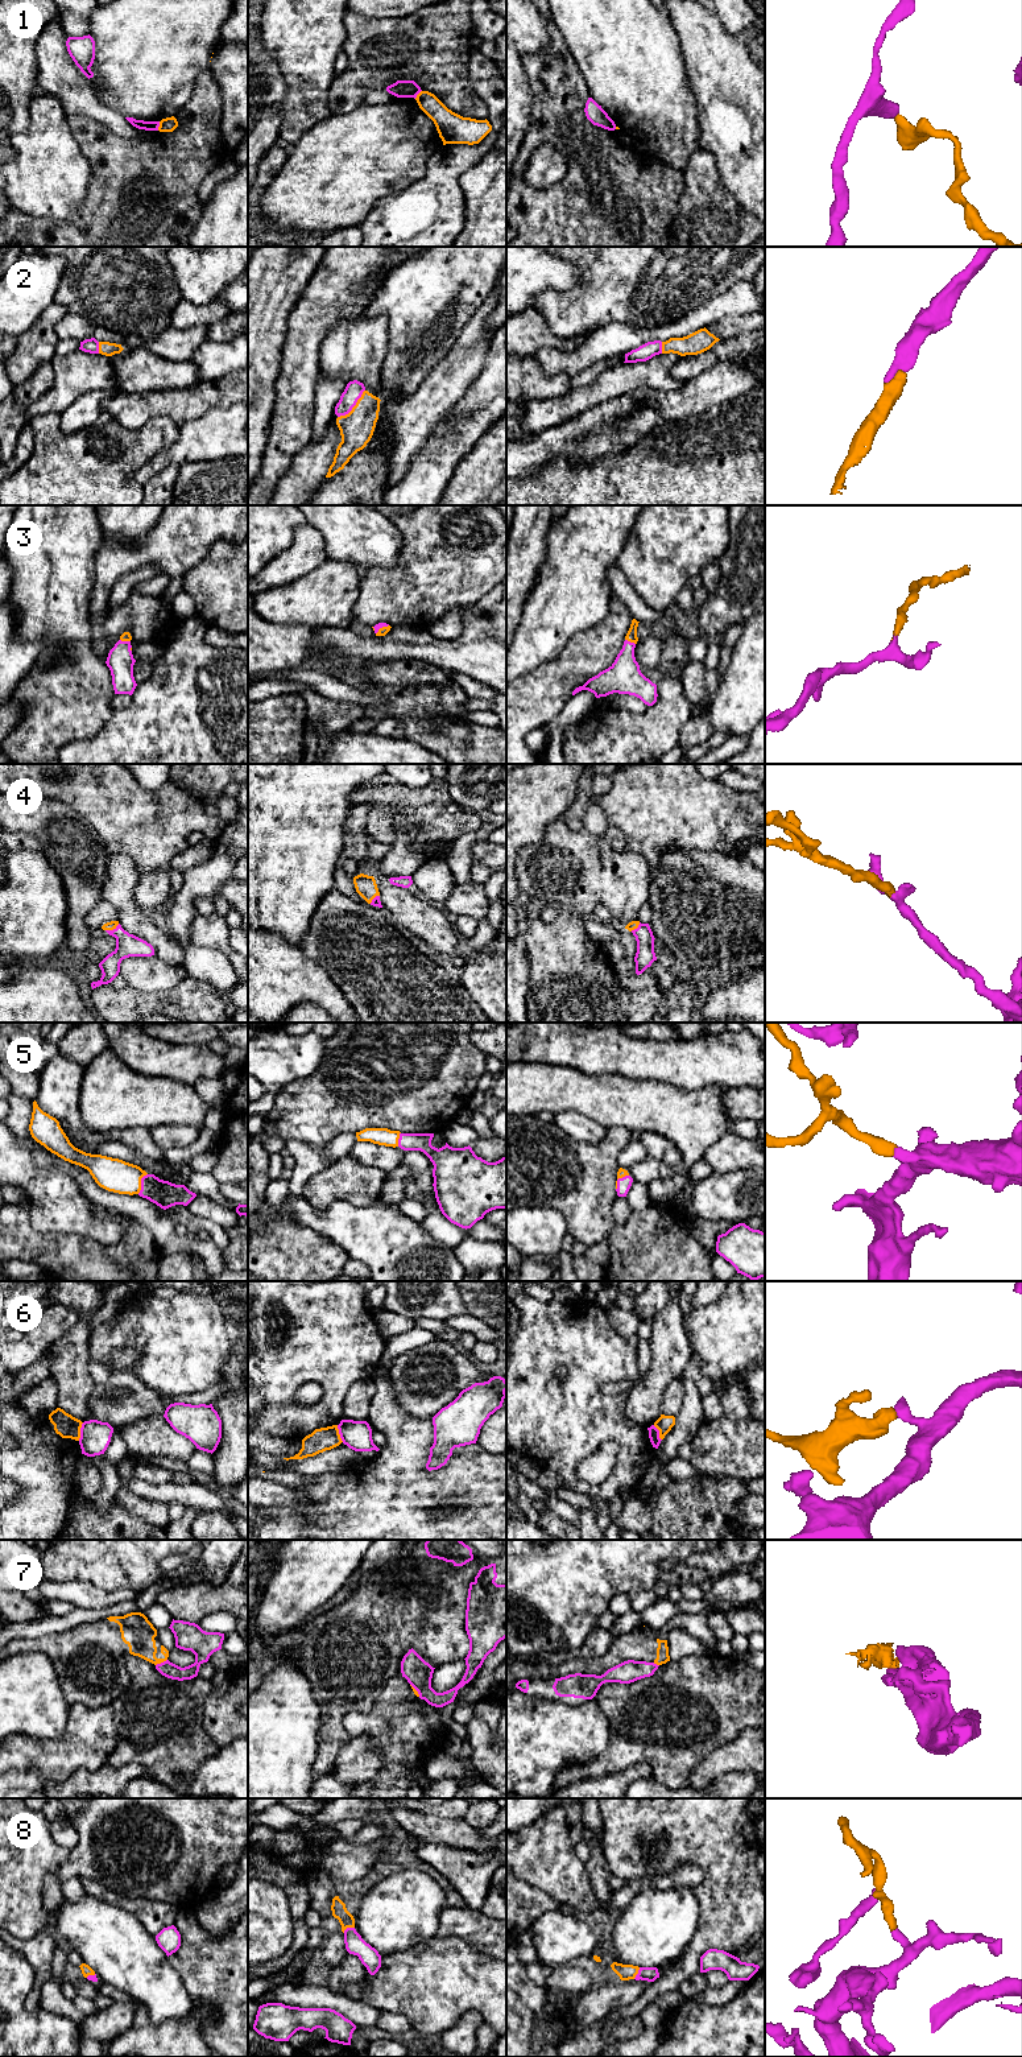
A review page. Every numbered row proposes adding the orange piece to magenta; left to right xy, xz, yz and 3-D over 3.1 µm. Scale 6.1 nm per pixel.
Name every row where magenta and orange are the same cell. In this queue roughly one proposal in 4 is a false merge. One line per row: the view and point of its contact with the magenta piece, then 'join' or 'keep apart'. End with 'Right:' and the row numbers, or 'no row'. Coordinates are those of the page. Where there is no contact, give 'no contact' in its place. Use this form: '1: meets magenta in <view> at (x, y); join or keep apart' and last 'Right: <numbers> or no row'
1: meets magenta in xy at (158, 126); keep apart
2: meets magenta in xz at (354, 405); join
3: meets magenta in yz at (629, 641); join
4: meets magenta in xy at (114, 929); join
5: meets magenta in xy at (141, 1184); join
6: meets magenta in xy at (81, 1432); keep apart
7: meets magenta in xy at (161, 1663); keep apart
8: meets magenta in xz at (348, 1928); join
Right: 2, 3, 4, 5, 8

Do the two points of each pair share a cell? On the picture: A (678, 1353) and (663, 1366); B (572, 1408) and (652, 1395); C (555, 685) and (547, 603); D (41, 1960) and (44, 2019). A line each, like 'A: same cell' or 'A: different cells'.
A: same cell
B: different cells
C: different cells
D: different cells

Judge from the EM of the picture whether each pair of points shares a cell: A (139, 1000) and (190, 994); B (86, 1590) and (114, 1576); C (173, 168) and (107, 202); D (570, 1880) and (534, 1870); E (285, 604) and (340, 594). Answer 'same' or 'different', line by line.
A: same
B: different
C: same
D: same
E: same

